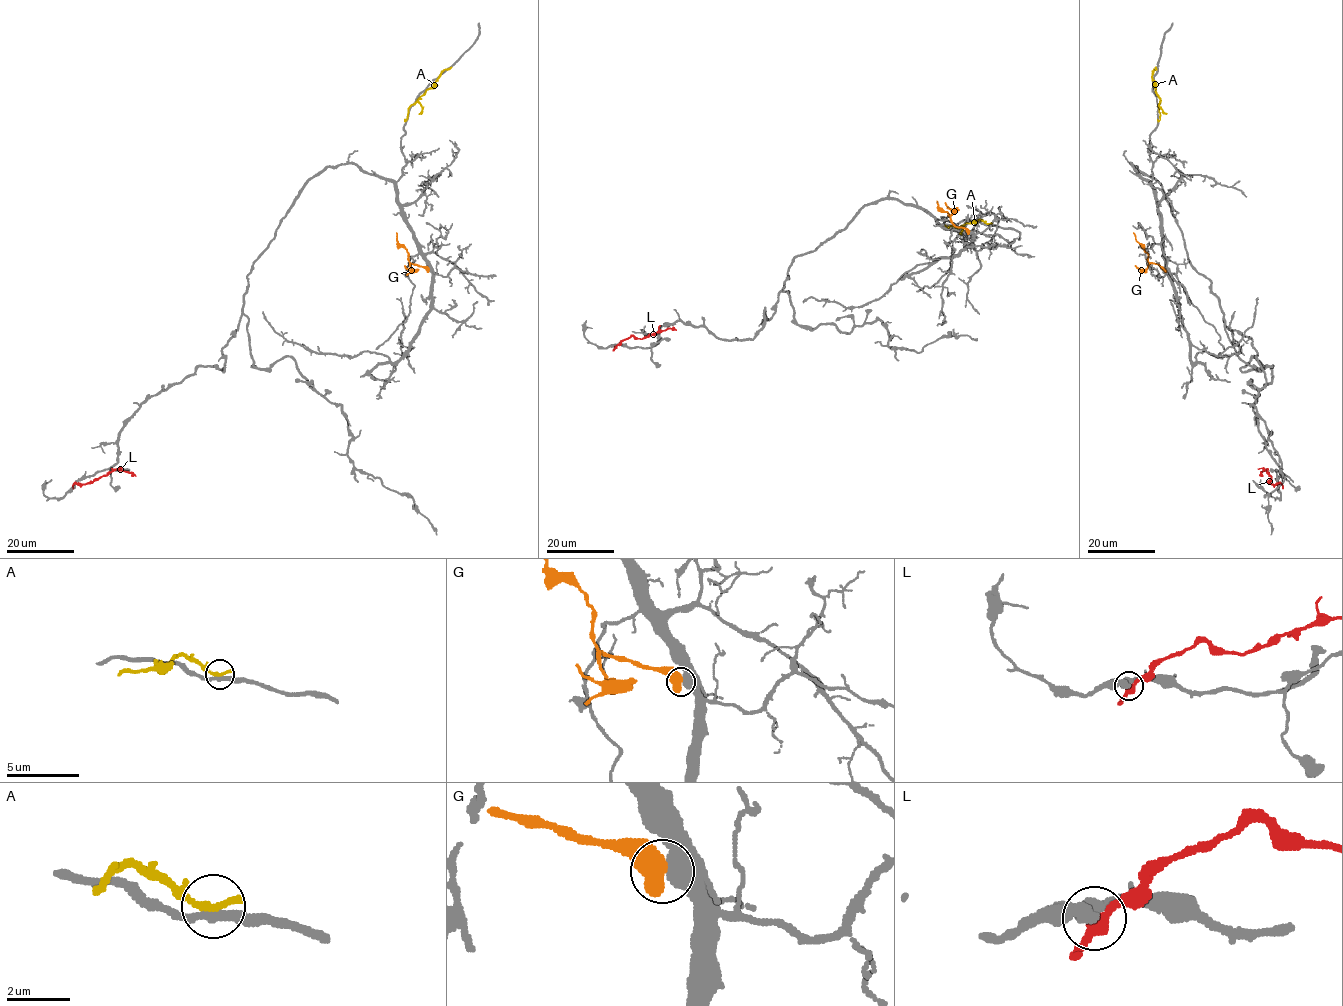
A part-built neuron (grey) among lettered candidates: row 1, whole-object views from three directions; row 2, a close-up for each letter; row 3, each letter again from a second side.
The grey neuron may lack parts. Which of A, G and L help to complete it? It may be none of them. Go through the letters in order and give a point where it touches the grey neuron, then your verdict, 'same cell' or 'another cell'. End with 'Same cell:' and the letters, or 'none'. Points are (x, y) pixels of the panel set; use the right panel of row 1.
A: contact (1156, 69); another cell
G: contact (1164, 269); another cell
L: contact (1279, 483); another cell
Same cell: none

